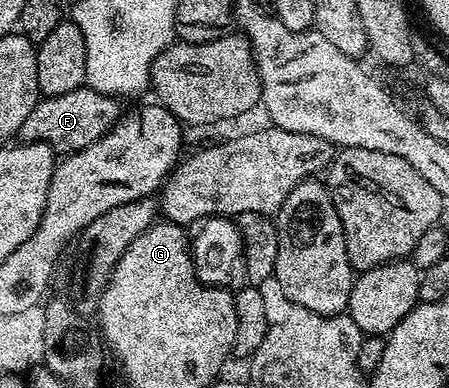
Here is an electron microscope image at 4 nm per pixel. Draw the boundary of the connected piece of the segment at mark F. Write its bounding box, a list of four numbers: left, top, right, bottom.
[18,87,121,154]

